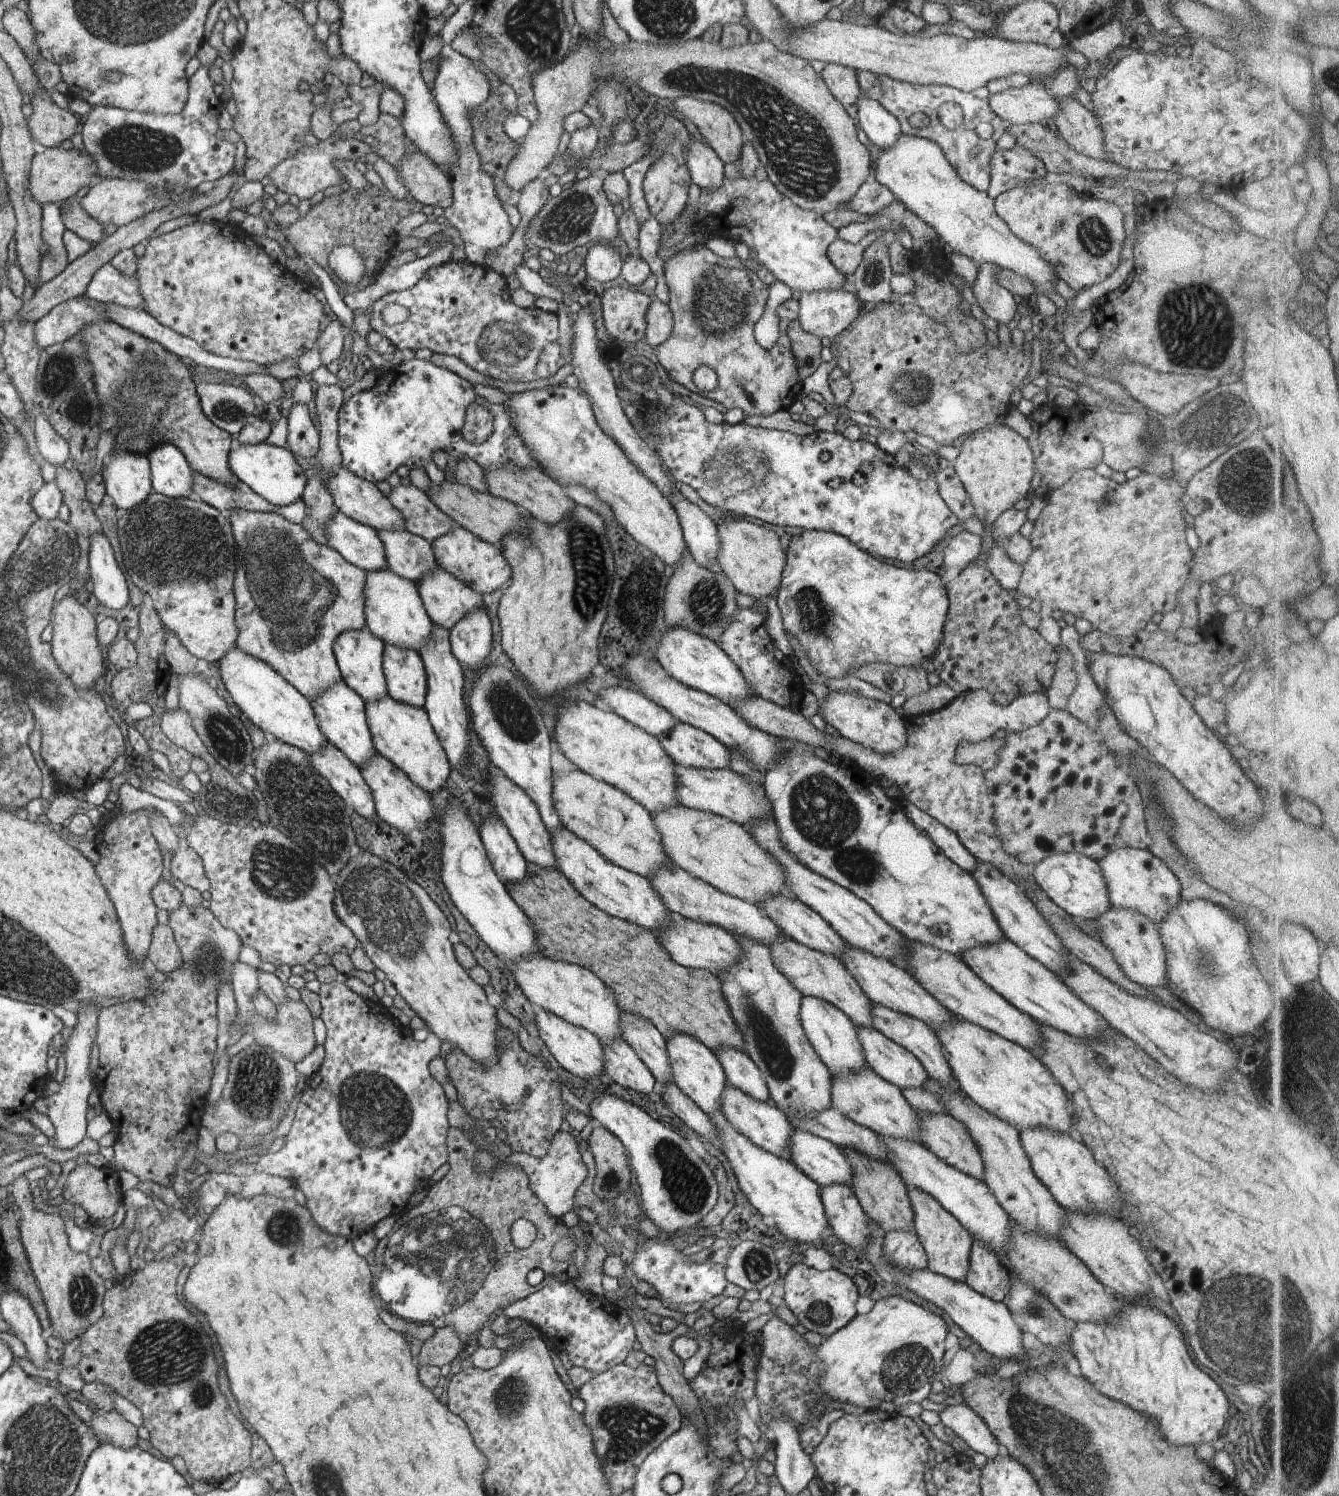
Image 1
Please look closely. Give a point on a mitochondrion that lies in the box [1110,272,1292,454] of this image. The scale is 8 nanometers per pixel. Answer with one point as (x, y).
(1184, 318)

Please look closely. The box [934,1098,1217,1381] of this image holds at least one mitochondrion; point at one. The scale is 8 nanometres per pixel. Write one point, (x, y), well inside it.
(1034, 1311)

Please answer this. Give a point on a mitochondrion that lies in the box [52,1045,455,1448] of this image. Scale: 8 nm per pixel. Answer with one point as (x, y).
(170, 1352)

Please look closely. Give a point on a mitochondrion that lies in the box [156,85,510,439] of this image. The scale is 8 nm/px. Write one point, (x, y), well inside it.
(227, 410)

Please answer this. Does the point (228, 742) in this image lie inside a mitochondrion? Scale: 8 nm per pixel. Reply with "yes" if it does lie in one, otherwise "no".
yes

